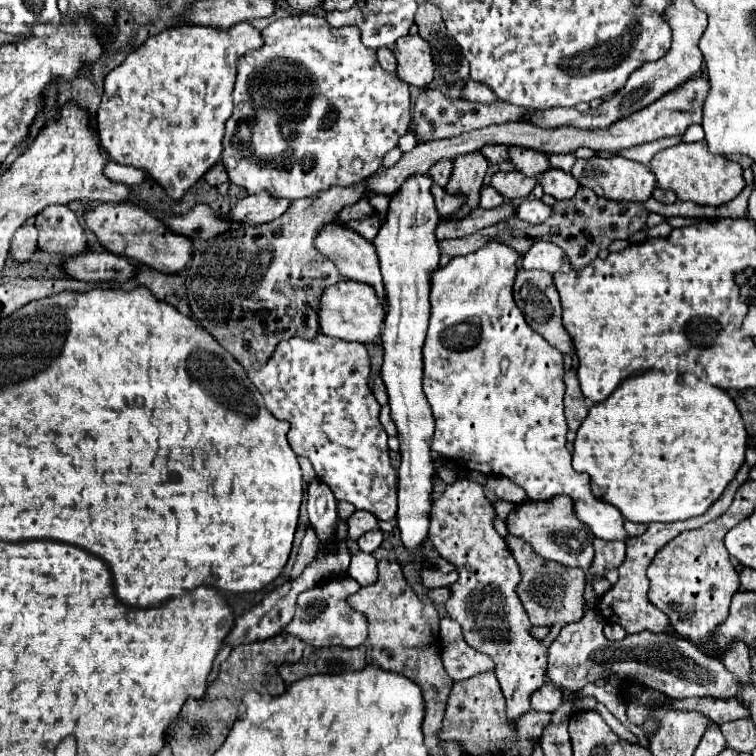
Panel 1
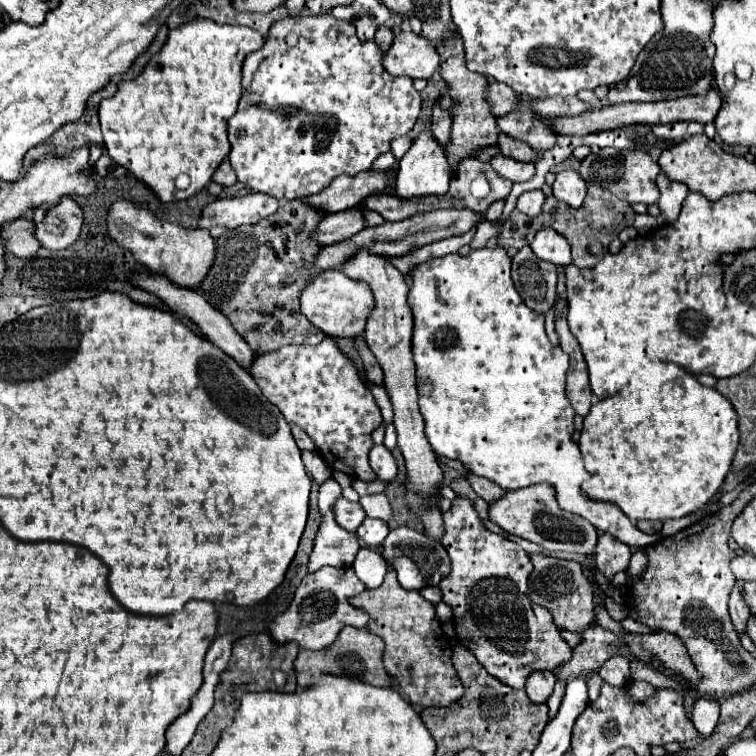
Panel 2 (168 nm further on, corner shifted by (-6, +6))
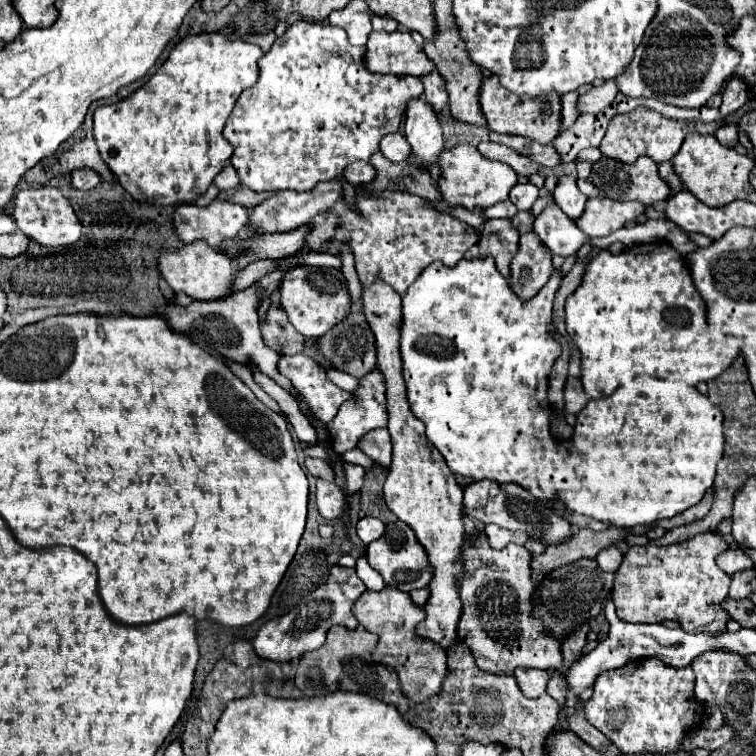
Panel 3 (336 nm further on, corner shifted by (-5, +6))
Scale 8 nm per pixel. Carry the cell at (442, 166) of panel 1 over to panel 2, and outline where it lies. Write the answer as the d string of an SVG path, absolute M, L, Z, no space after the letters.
M433 106L433 126L431 126L433 138L447 148L449 140L451 140L451 114L441 110L439 106Z

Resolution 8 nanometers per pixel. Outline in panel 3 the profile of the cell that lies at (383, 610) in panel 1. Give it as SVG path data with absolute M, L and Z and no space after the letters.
M386 586L382 592L370 592L366 590L360 600L354 604L354 616L358 618L360 626L368 632L374 632L378 636L378 646L374 648L374 660L378 664L384 664L392 668L402 684L402 692L412 702L422 702L434 694L440 692L442 680L448 672L446 664L446 652L436 646L434 642L428 642L420 636L416 636L414 626L422 622L426 616L422 608L418 608L406 592L400 592L398 588Z

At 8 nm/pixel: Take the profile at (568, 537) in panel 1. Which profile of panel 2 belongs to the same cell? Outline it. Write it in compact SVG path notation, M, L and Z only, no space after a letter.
M537 484L521 490L509 490L501 500L489 506L489 518L505 532L521 536L539 544L549 552L577 552L591 556L597 546L597 530L585 518L561 510L555 502L555 488L551 484Z

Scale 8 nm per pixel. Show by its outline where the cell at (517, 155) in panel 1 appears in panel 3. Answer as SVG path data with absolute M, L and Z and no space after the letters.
M488 76L482 80L480 86L480 106L482 114L486 116L486 126L488 130L500 132L500 134L514 134L514 136L526 136L530 140L536 140L540 144L550 144L558 132L560 132L560 96L550 92L550 94L540 94L540 96L518 96L510 90L506 90L498 76Z

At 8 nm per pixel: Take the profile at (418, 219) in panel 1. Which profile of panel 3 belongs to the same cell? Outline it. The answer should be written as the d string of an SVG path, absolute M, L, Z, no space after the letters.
M414 98L406 104L406 122L404 122L404 132L406 138L412 146L412 158L408 160L410 164L418 168L426 168L426 162L438 162L438 154L442 152L442 128L438 122L438 116L434 108L424 100L424 98Z

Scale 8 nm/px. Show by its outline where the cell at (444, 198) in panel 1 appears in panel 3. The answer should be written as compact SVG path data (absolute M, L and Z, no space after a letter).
M460 144L450 150L442 150L440 166L442 166L442 178L438 182L438 190L442 192L444 200L448 204L462 204L468 210L476 206L488 208L506 200L508 192L518 182L518 176L510 166L496 160L482 158L482 154L478 154L478 150L470 144Z

